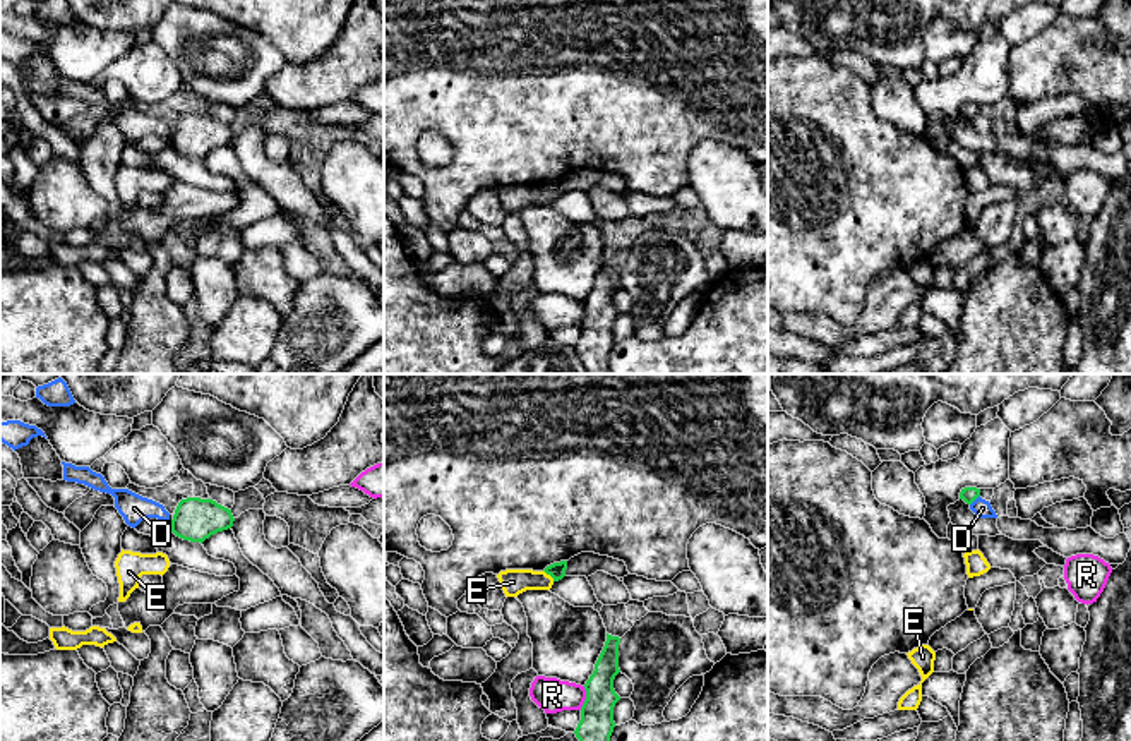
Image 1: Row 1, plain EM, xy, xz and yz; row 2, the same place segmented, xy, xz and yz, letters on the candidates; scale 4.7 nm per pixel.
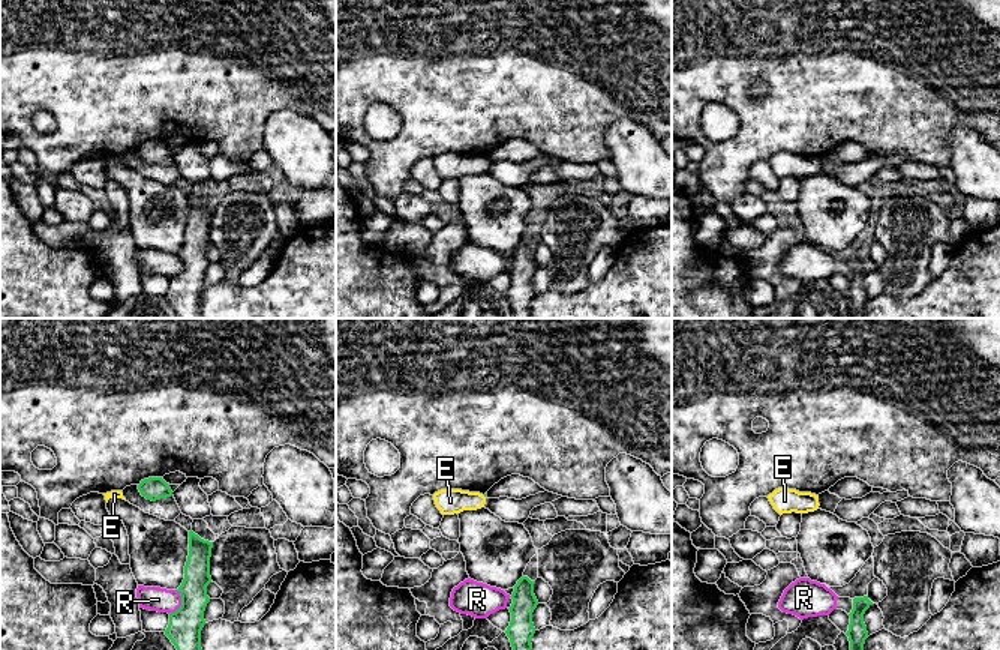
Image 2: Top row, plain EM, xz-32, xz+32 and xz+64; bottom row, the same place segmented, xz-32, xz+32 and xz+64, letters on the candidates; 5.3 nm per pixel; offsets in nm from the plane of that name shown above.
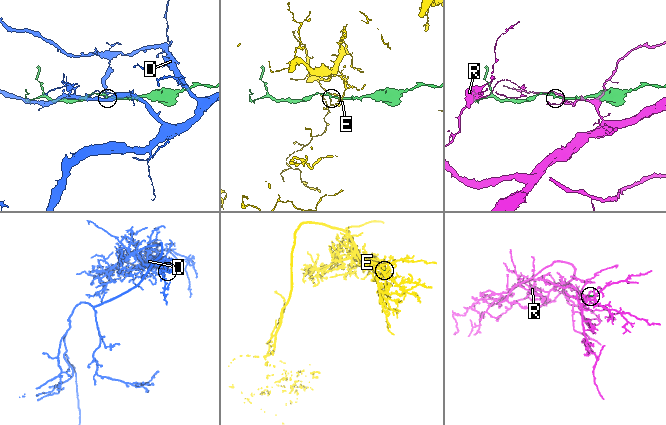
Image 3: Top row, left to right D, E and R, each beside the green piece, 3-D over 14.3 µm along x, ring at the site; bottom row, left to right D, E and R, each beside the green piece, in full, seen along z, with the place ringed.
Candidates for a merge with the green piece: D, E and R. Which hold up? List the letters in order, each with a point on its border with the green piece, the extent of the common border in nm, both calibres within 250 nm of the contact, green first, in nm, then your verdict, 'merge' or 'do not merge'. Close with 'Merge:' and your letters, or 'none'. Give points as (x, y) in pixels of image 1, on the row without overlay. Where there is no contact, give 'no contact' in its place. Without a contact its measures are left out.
D: meets green in yz at (975, 114); contact 70 nm long; 80 nm thick on the green side, 90 nm on the other; do not merge
E: meets green in xz at (549, 189); contact 80 nm long; 80 nm thick on the green side, 120 nm on the other; do not merge
R: meets green in xz at (586, 314); contact 110 nm long; 160 nm thick on the green side, 160 nm on the other; do not merge
Merge: none

